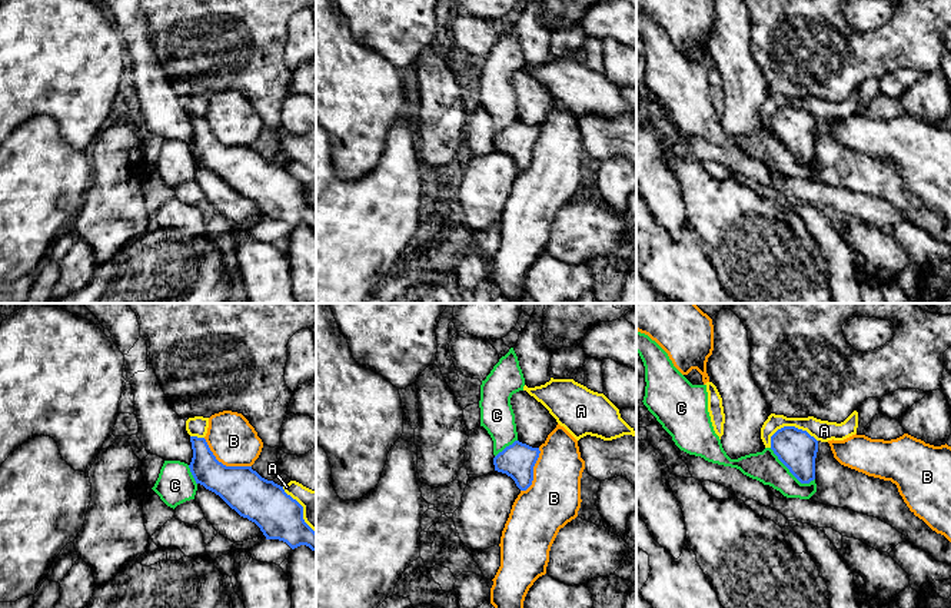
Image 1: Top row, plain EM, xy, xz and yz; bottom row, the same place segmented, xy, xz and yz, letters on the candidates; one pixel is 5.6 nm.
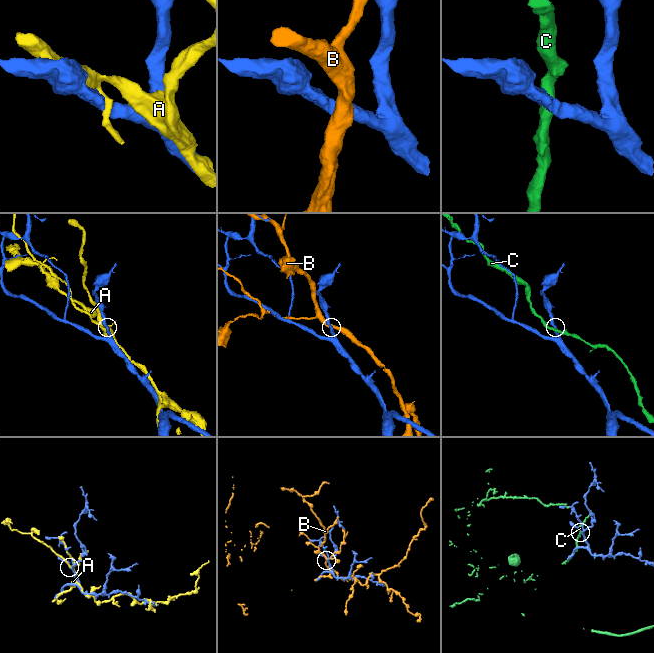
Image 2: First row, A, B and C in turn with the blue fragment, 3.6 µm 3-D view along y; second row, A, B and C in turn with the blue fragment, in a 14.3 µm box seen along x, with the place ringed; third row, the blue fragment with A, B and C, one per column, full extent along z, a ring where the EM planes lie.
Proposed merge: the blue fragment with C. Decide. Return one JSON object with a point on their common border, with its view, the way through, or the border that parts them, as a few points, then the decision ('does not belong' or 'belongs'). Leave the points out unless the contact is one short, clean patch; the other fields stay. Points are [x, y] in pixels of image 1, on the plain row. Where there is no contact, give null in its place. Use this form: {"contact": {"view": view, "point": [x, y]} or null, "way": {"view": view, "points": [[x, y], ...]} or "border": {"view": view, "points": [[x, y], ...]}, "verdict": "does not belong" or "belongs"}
{"contact": {"view": "yz", "point": [791, 152]}, "verdict": "does not belong"}

